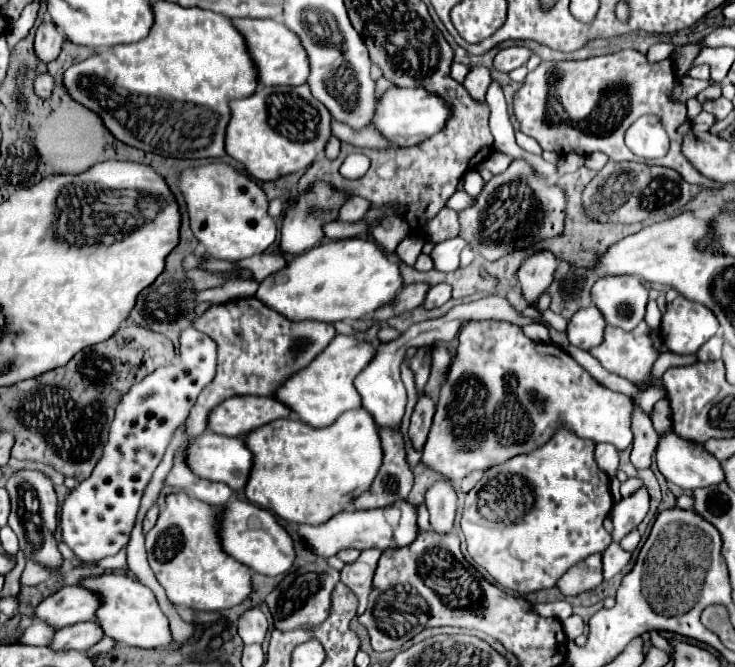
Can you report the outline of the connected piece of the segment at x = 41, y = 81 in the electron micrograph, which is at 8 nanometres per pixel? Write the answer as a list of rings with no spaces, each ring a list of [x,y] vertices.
[[[46,73],[46,75],[38,75],[38,77],[34,79],[34,91],[38,93],[38,97],[48,99],[50,93],[54,91],[54,79],[52,79],[48,73]]]

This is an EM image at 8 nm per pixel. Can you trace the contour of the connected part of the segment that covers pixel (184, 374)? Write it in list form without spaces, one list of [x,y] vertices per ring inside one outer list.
[[[188,327],[180,333],[180,349],[182,359],[188,359],[186,363],[156,369],[140,383],[132,385],[122,397],[102,459],[94,473],[82,481],[62,505],[62,537],[66,537],[66,545],[70,545],[74,555],[82,561],[104,559],[118,553],[128,543],[144,489],[154,469],[162,461],[176,429],[186,421],[196,397],[214,377],[216,343],[208,335]]]

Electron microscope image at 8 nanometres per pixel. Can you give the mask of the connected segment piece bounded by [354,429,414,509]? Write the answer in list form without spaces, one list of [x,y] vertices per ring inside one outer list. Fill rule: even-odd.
[[[380,429],[380,433],[382,433],[384,463],[370,491],[354,499],[356,509],[376,509],[376,507],[392,505],[398,499],[396,489],[412,489],[412,483],[414,483],[414,475],[406,463],[404,439],[400,429],[396,431]]]

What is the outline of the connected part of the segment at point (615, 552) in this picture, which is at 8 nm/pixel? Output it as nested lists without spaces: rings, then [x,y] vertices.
[[[612,543],[604,553],[602,553],[602,563],[604,563],[604,579],[612,579],[618,575],[630,561],[632,553],[626,553],[620,549],[620,543]]]

